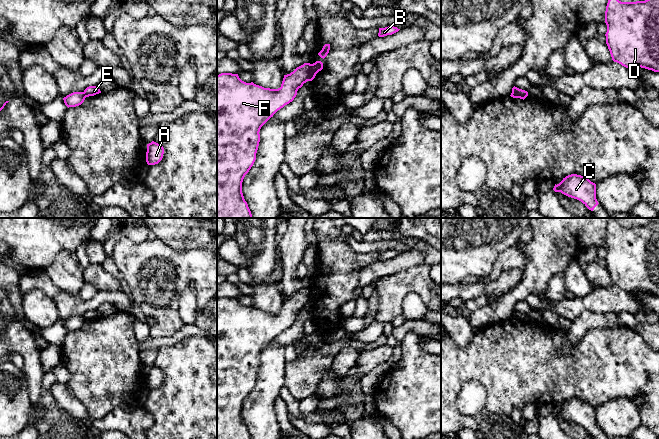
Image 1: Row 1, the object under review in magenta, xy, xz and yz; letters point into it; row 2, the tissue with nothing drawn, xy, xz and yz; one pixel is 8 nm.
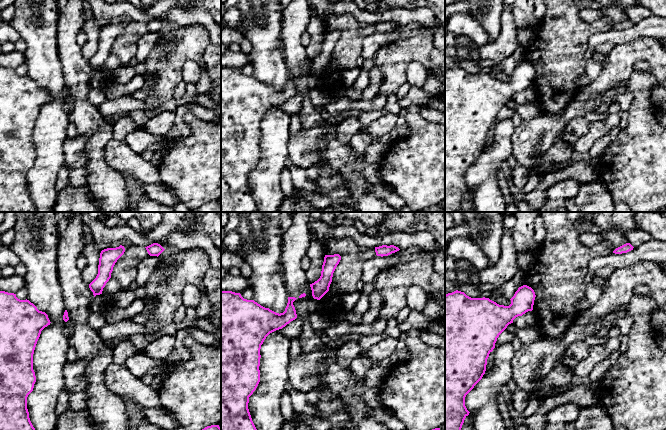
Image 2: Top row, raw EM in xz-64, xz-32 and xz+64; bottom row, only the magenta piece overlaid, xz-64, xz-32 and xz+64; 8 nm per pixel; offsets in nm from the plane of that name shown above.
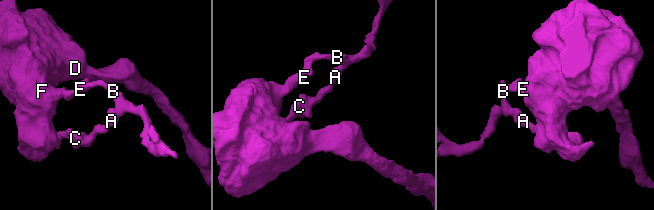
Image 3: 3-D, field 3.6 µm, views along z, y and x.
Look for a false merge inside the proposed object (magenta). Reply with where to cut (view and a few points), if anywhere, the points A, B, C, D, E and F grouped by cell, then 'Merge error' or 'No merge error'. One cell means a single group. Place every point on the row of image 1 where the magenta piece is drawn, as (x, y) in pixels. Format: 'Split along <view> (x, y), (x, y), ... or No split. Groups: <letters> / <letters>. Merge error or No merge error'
Split along xz (311, 64), (307, 80). Groups: A B C E / D F. Merge error

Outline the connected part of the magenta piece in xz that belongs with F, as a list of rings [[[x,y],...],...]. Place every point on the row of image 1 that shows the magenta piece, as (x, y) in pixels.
[[[304,63],[290,74],[284,75],[278,89],[264,88],[253,82],[246,83],[238,74],[217,75],[217,218],[252,218],[242,193],[242,182],[256,160],[260,129],[278,110],[294,100],[298,89],[308,81],[310,68],[310,63]]]

